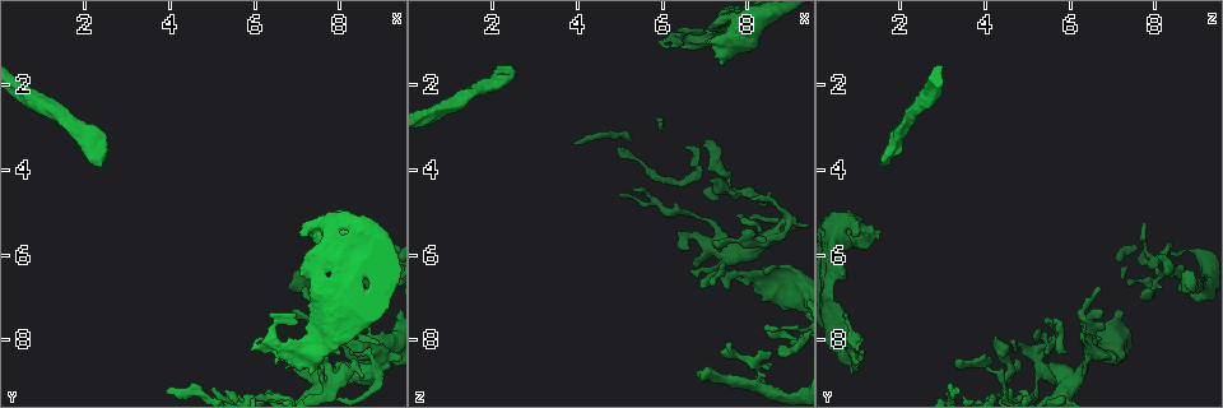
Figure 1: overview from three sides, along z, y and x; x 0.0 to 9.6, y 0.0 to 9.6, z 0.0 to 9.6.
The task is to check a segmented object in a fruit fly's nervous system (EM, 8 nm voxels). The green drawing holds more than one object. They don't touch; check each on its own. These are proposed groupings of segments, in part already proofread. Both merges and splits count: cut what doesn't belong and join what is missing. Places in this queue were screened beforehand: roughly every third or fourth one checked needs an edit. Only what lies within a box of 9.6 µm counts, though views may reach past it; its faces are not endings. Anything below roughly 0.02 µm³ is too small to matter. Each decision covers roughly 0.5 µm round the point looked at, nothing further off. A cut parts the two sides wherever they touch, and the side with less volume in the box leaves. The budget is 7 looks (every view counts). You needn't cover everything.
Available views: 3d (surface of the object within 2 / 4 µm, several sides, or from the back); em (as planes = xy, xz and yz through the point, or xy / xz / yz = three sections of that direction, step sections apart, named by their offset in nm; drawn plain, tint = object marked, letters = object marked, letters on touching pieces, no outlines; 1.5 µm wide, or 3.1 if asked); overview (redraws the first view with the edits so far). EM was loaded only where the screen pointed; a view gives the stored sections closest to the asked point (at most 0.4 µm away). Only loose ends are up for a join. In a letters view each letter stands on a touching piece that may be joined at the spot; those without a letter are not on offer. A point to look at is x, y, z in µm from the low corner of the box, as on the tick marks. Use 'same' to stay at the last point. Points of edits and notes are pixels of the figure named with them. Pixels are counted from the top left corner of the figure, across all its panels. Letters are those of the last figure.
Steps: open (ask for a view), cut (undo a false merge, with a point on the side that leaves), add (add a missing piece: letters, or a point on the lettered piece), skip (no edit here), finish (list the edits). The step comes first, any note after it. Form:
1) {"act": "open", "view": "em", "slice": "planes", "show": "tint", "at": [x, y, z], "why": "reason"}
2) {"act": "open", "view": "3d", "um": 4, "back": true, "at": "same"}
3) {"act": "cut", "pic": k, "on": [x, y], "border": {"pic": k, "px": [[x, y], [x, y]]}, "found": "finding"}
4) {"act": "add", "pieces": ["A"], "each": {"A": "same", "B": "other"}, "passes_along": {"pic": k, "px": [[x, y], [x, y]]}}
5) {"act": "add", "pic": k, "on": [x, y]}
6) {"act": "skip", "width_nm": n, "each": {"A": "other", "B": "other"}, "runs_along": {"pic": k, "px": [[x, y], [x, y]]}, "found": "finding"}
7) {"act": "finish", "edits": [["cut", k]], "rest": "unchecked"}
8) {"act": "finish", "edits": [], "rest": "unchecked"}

{"act": "open", "view": "3d", "um": 2, "at": [8.40, 8.35, 7.15], "why": "thick end"}

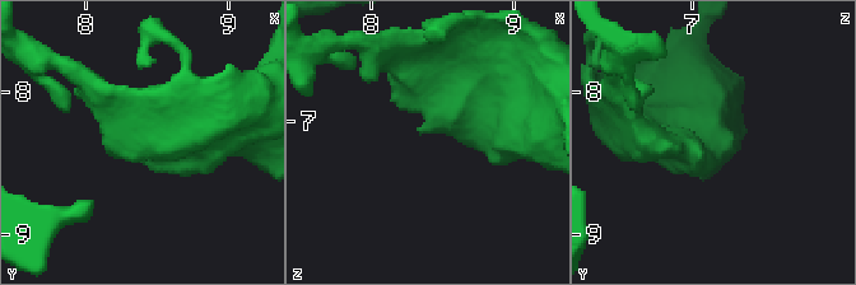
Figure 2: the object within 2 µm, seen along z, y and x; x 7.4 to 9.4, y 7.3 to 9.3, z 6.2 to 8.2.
{"act": "open", "view": "em", "slice": "planes", "show": "tint", "at": [8.36, 8.36, 7.06]}

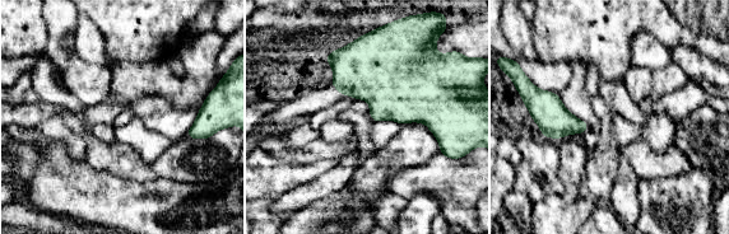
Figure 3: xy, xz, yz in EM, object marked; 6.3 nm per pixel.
{"act": "open", "view": "em", "slice": "planes", "show": "letters", "at": "same"}

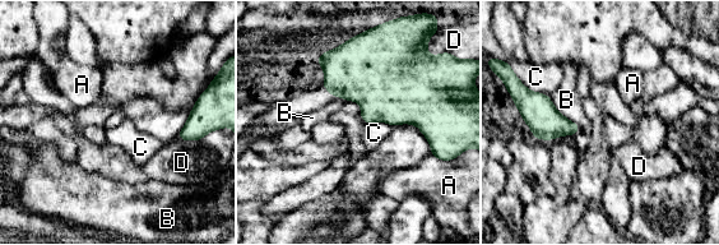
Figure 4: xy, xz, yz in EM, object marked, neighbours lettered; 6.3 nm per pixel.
{"act": "skip", "longest_contact_nm": ["B", 300], "each": {"A": "other", "B": "other", "C": "other", "D": "other"}, "border": {"pic": 4, "px": [[365, 123], [386, 121], [392, 126]]}, "found": "no lettered piece goes on from it"}

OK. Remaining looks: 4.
{"act": "open", "view": "em", "slice": "planes", "show": "letters", "at": [6.65, 8.30, 6.30], "why": "free end"}

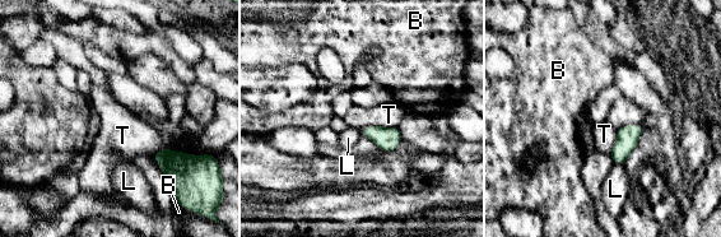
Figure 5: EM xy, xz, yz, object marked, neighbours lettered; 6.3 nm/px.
{"act": "skip", "each": {"B": "other", "L": "other", "T": "other"}, "found": "no lettered piece goes on from it"}

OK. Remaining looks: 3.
{"act": "open", "view": "em", "slice": "xz", "step": 4, "show": "letters", "at": [8.55, 6.90, 8.60], "why": "free end"}

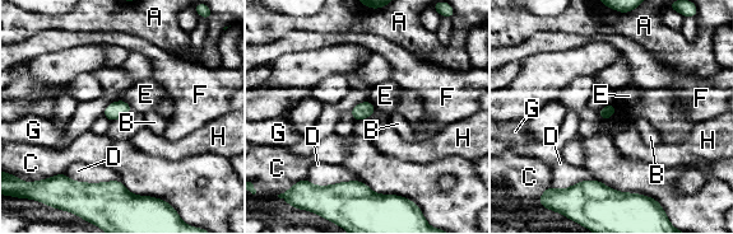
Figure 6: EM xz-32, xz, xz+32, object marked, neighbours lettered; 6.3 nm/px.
{"act": "skip", "each": {"A": "other", "B": "other", "C": "other", "D": "other", "E": "other", "F": "other", "G": "other", "H": "other"}, "border": {"pic": 6, "px": [[613, 103], [616, 111], [607, 118]]}, "found": "no lettered piece goes on from it"}

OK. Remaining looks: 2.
{"act": "finish", "edits": [], "rest": "unchecked"}

